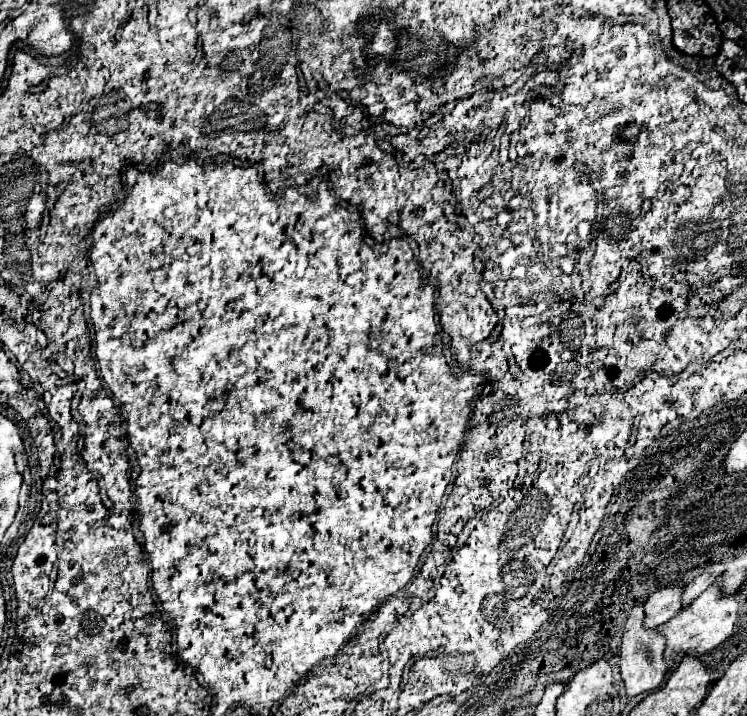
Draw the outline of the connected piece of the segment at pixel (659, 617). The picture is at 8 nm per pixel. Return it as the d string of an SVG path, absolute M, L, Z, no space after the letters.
M685 584L679 586L667 586L649 596L645 602L645 626L657 628L665 622L669 622L681 608L681 596L683 596Z

